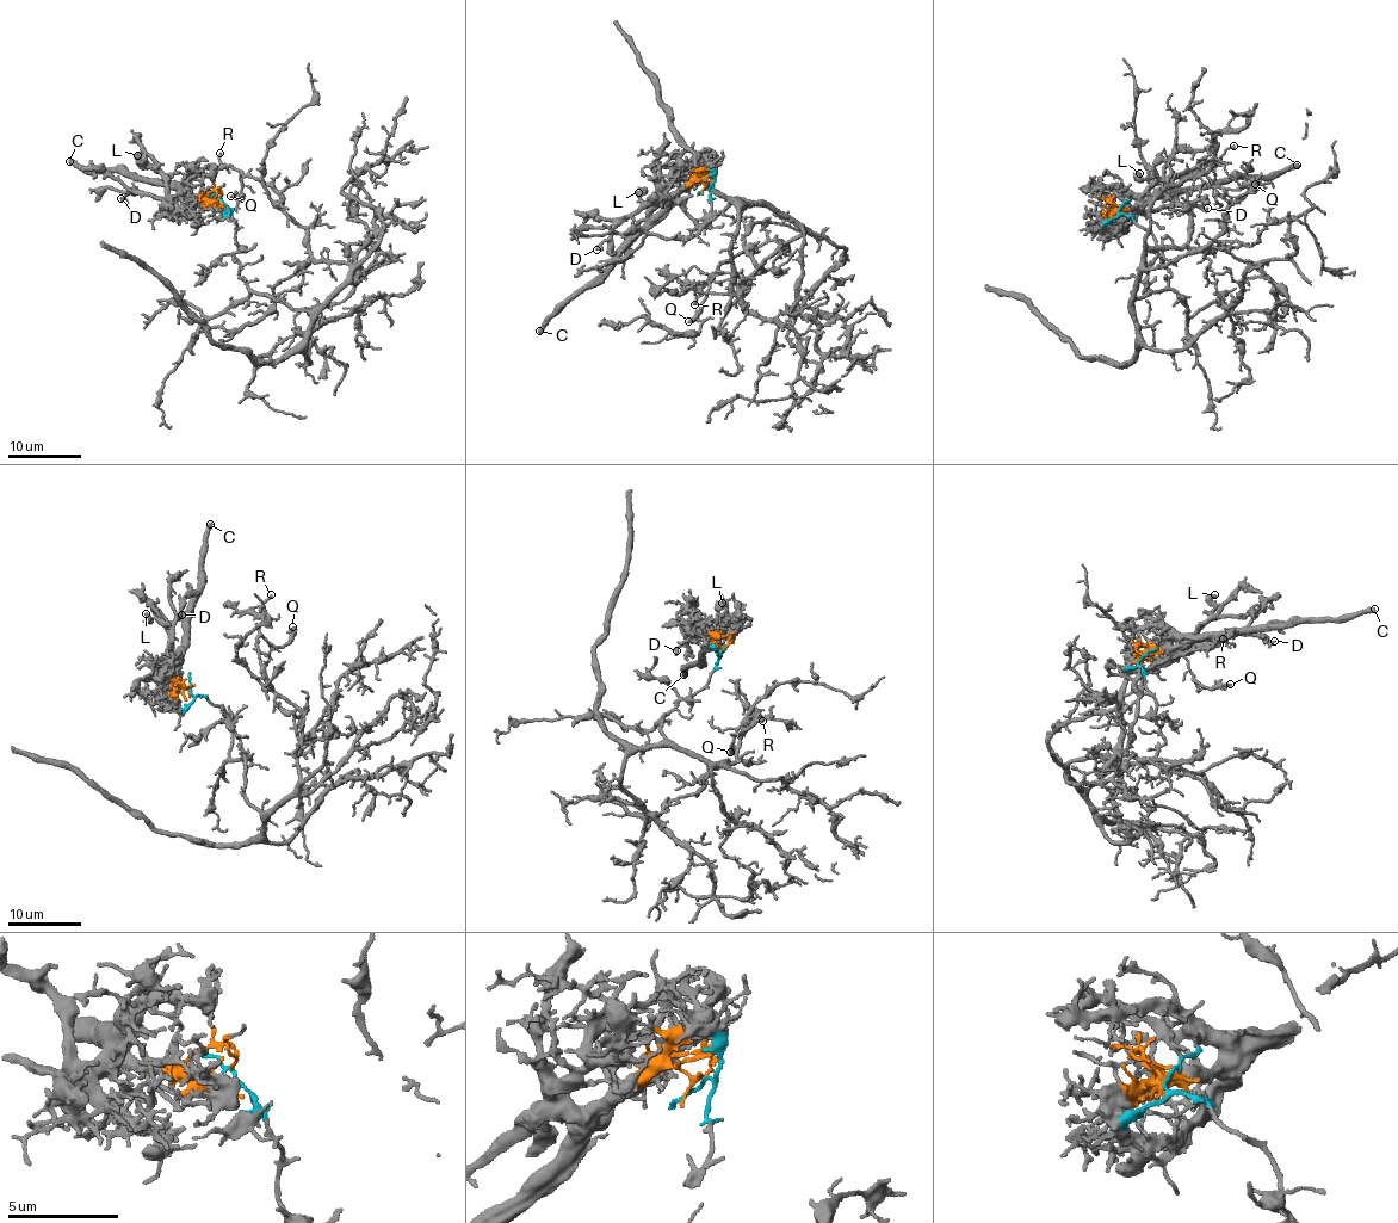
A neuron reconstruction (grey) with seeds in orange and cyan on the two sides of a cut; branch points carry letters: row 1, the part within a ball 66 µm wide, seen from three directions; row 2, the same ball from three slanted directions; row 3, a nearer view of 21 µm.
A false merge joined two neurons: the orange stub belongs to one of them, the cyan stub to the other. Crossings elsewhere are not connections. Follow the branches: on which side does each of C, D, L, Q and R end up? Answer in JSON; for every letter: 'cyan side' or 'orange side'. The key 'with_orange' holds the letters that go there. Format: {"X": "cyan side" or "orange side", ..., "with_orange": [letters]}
{"C": "orange side", "D": "orange side", "L": "orange side", "Q": "cyan side", "R": "cyan side", "with_orange": ["C", "D", "L"]}

